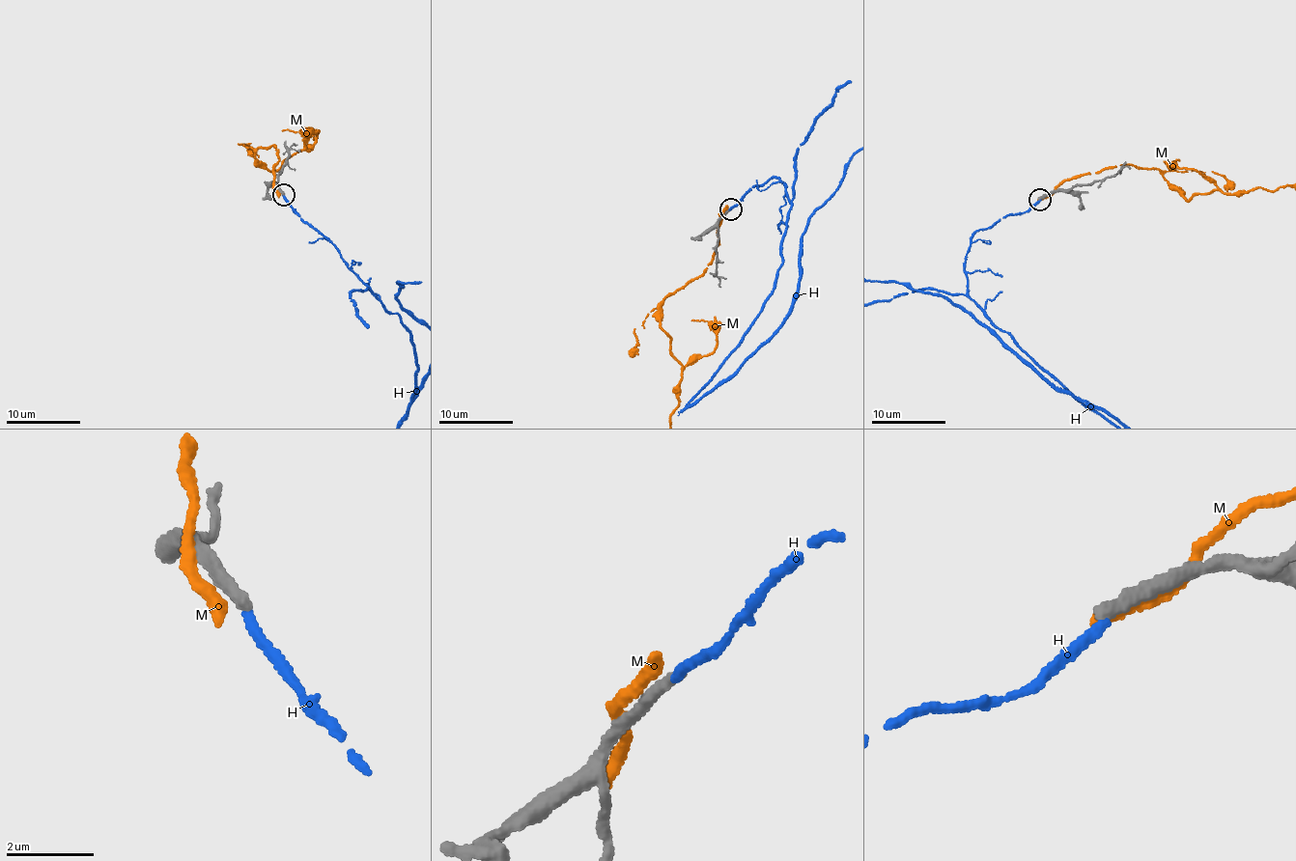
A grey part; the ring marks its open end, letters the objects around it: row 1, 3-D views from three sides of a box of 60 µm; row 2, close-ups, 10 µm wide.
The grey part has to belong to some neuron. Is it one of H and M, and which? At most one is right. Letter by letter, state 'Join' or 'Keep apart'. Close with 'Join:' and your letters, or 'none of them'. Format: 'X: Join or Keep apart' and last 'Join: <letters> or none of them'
H: Keep apart
M: Keep apart
Join: none of them

